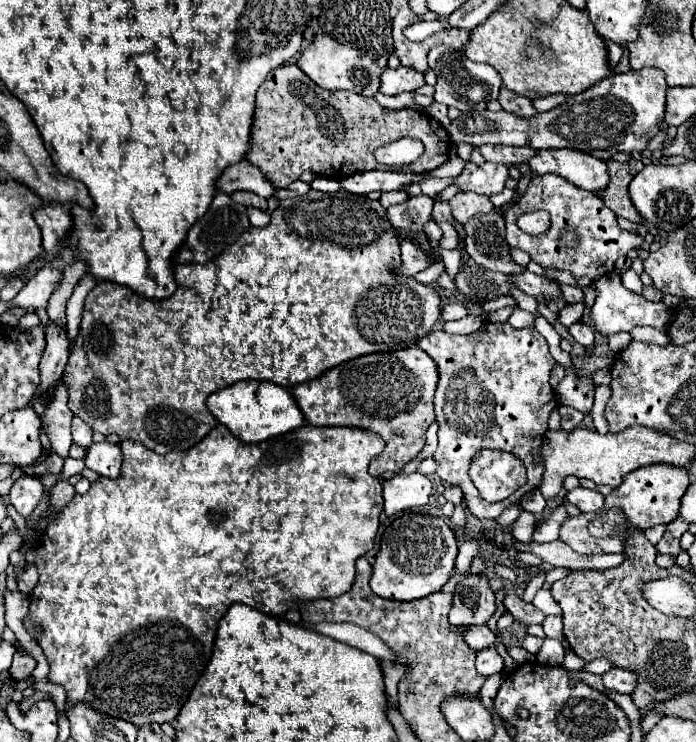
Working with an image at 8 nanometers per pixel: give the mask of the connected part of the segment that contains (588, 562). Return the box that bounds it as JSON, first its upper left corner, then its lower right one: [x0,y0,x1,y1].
[516,540,624,570]

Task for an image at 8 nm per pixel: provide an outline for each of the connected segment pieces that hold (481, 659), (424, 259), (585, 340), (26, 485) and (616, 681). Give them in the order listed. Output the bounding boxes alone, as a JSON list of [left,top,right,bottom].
[[476,648,504,676],[398,240,432,276],[568,322,594,346],[10,476,44,518],[602,668,634,694]]

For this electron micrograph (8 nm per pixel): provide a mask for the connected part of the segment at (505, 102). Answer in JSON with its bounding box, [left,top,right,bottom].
[498,88,536,116]

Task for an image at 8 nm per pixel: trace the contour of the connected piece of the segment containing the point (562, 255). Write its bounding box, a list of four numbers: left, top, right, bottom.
[504,174,644,278]

